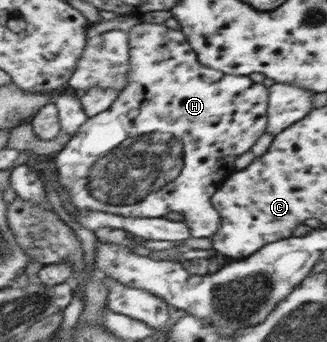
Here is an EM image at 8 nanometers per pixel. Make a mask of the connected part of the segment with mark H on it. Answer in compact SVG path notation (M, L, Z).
M140 23L130 31L131 53L133 53L133 69L130 73L130 87L120 94L120 99L113 104L111 109L90 117L76 134L55 157L58 181L69 191L73 205L78 209L87 211L105 211L125 217L160 218L169 213L184 215L184 222L191 231L193 238L211 238L215 236L224 222L223 216L218 213L218 208L213 202L215 193L222 188L230 177L239 171L239 157L243 153L251 153L251 149L269 127L270 90L260 83L253 82L249 76L239 74L226 74L216 69L209 69L197 61L194 48L191 49L189 38L182 31L175 31L164 24Z

